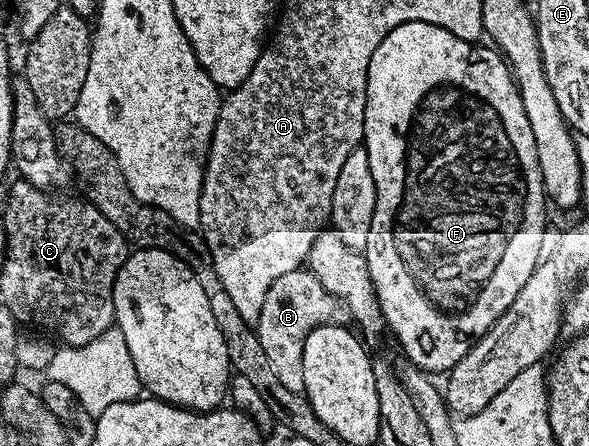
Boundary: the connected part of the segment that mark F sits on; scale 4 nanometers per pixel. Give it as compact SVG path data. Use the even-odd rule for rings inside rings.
M406 21L404 25L389 31L385 39L381 39L381 47L377 47L377 51L373 51L373 59L369 59L362 148L369 155L369 171L373 171L373 183L377 191L365 256L371 281L379 295L383 320L389 333L391 329L392 335L399 340L404 353L402 356L406 360L412 361L428 375L446 374L457 363L461 363L473 342L487 334L499 322L501 315L505 315L513 299L517 299L521 287L525 287L529 275L539 268L544 256L543 232L547 229L547 209L543 206L543 176L539 173L533 131L529 127L529 119L525 119L519 86L506 60L494 48L486 49L483 43L457 39L457 35L428 21Z

